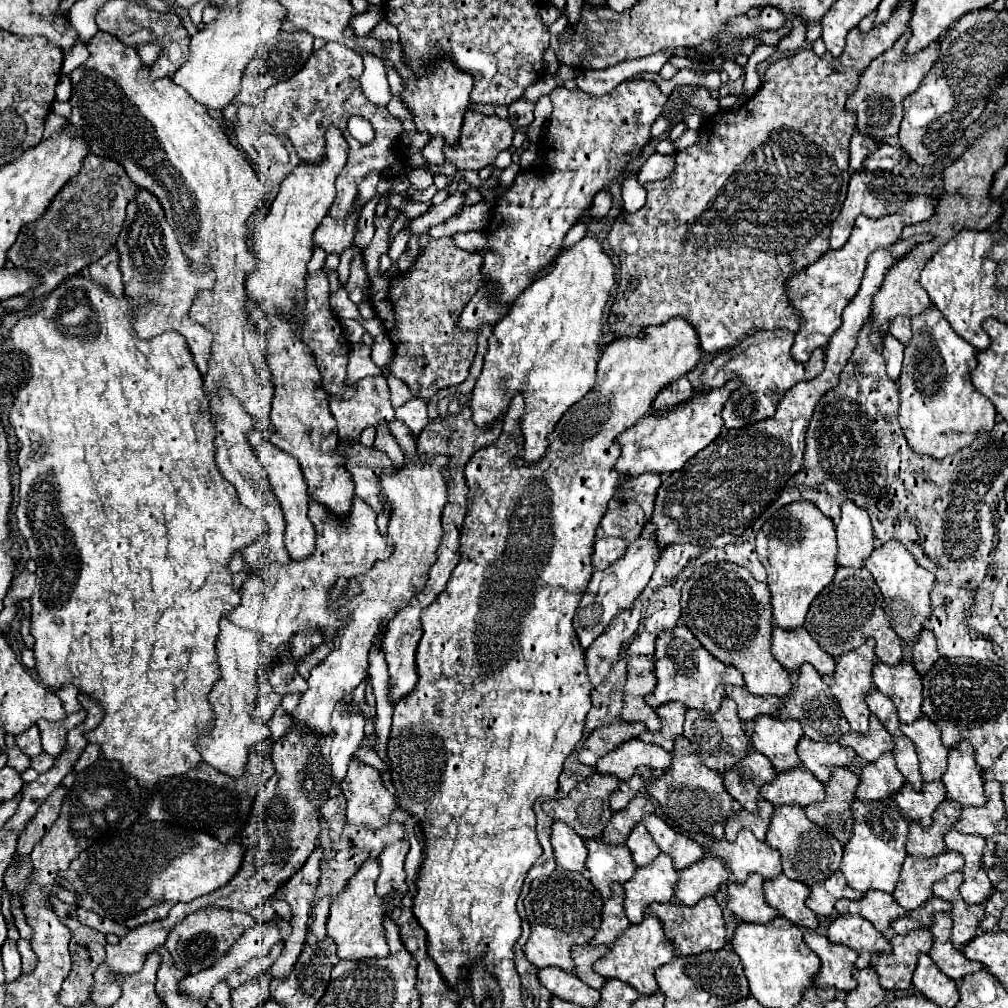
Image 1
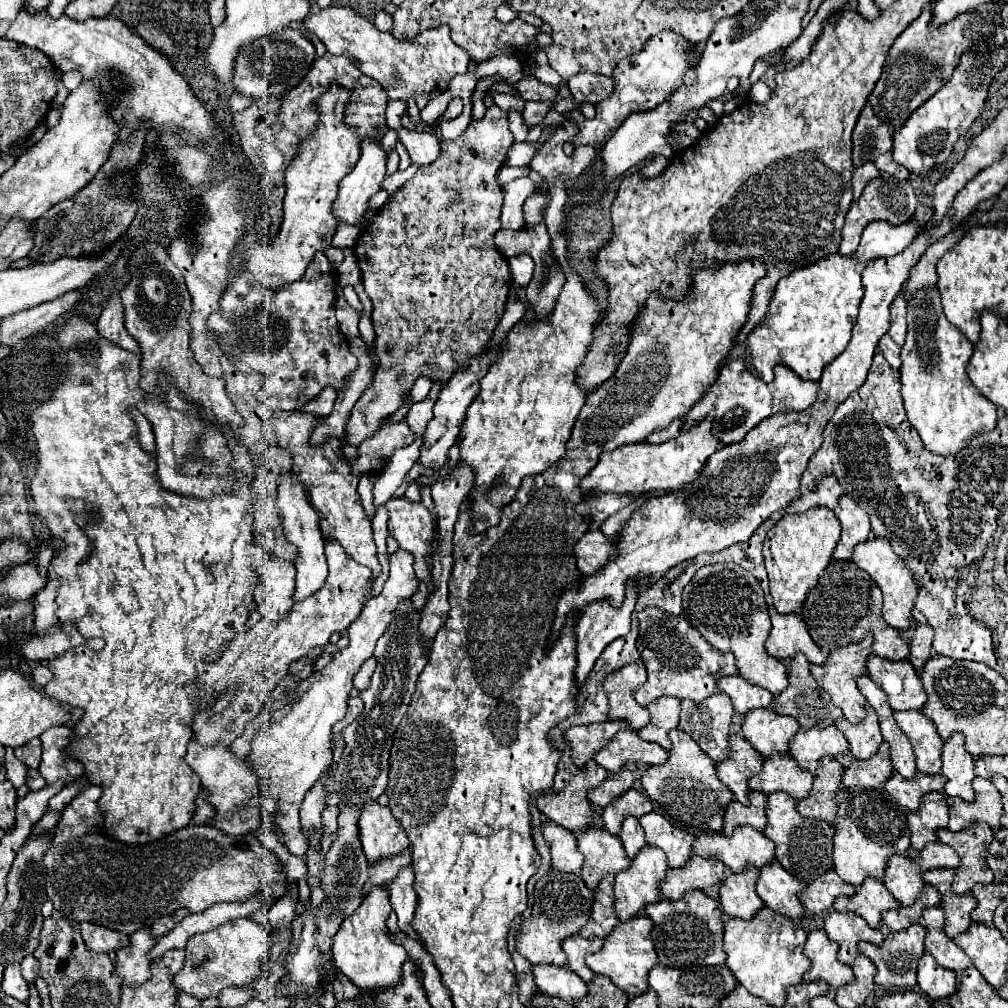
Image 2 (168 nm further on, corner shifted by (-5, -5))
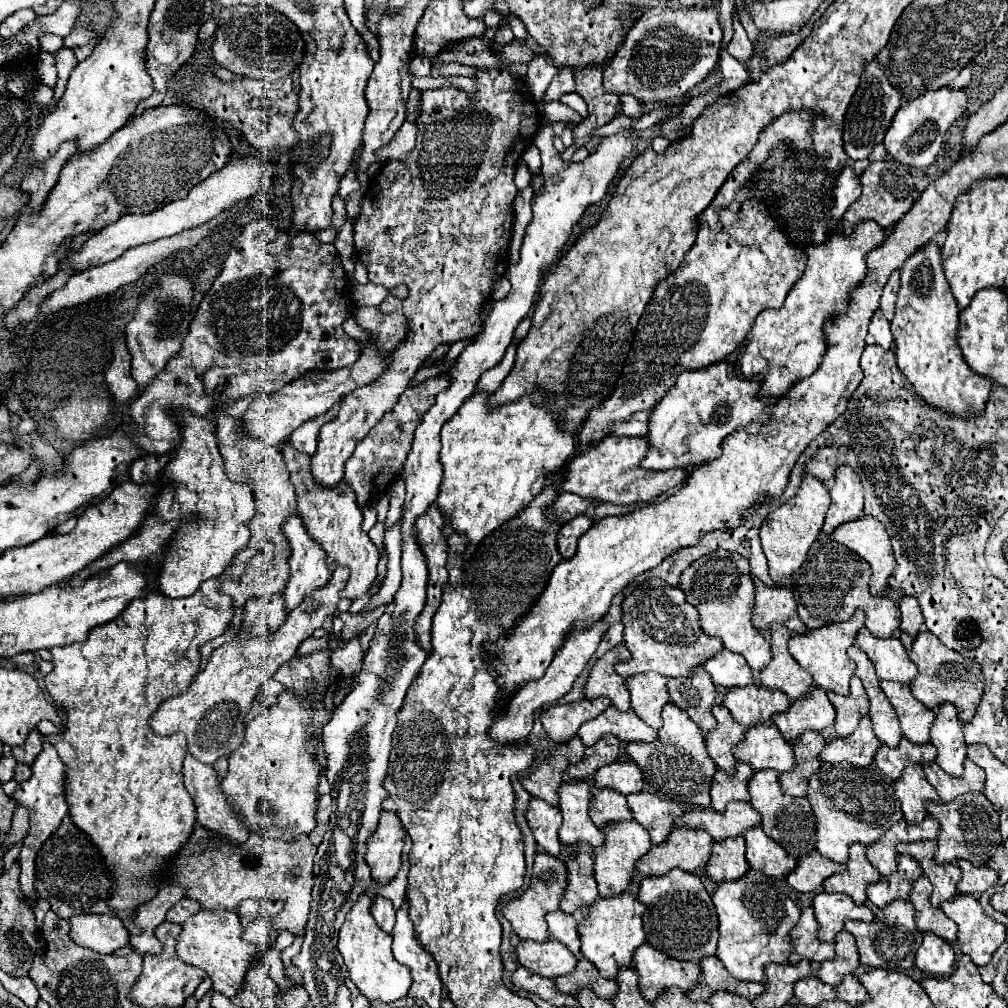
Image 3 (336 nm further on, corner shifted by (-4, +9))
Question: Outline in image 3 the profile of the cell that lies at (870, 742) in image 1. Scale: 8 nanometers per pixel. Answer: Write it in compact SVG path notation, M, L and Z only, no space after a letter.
M858 676L850 680L850 696L840 696L834 692L828 692L828 700L836 708L836 732L840 738L850 736L856 728L858 722L868 716L870 712L870 700L868 694L864 692L864 686Z

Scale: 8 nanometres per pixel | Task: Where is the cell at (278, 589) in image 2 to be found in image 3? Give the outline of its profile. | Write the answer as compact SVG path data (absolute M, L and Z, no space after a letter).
M282 594L272 598L250 598L246 602L244 624L252 624L254 634L274 632L286 618L286 602Z

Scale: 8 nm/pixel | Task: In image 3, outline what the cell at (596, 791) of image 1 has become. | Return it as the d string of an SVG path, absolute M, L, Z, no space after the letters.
M574 736L570 744L558 746L550 760L546 760L536 772L522 776L522 786L530 792L530 796L542 798L552 806L558 806L558 788L564 784L568 776L568 768L584 760L584 742Z

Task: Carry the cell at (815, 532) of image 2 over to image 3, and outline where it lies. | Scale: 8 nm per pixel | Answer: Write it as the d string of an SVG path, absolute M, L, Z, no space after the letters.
M808 474L804 478L796 498L788 500L786 504L782 504L780 508L776 508L774 512L768 514L766 522L760 528L760 542L762 542L762 550L768 558L770 578L774 580L774 584L780 586L784 578L792 576L804 564L808 548L816 542L818 534L822 532L822 524L824 524L828 506L830 506L828 488L818 478Z

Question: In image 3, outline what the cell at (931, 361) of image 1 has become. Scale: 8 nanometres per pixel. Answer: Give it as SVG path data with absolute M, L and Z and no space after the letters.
M928 242L904 262L900 274L902 284L896 302L896 316L892 320L892 334L896 338L894 352L900 372L914 386L916 396L920 396L930 408L942 410L950 418L982 414L986 410L992 382L970 370L958 346L960 308L944 278L938 246Z

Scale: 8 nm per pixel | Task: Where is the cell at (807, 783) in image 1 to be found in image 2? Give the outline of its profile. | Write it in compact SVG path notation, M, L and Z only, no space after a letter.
M773 754L765 758L761 774L749 778L749 788L763 794L787 792L795 800L807 798L807 792L813 786L813 774L801 770L789 754Z

